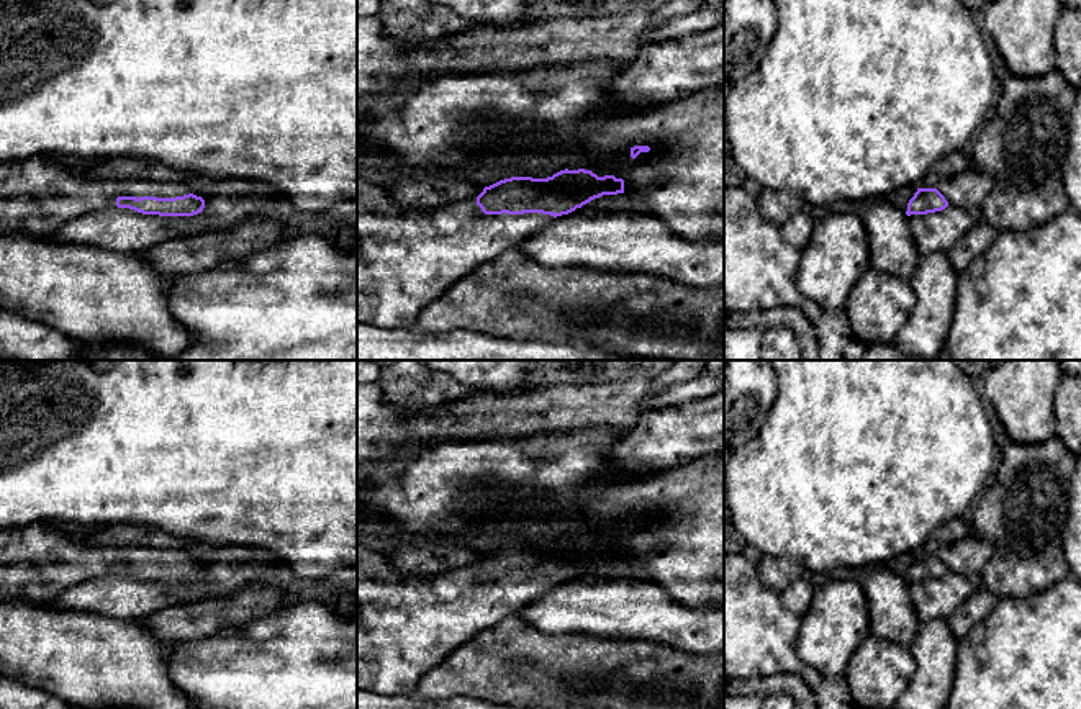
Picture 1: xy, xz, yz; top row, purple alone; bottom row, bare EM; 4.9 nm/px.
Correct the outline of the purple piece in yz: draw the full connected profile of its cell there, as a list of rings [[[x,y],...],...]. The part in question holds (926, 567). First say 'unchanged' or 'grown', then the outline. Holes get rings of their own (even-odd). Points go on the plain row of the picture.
grown; [[[975,534],[942,547],[935,555],[917,555],[907,570],[906,581],[927,581],[945,576],[948,571],[979,581],[993,545]]]

